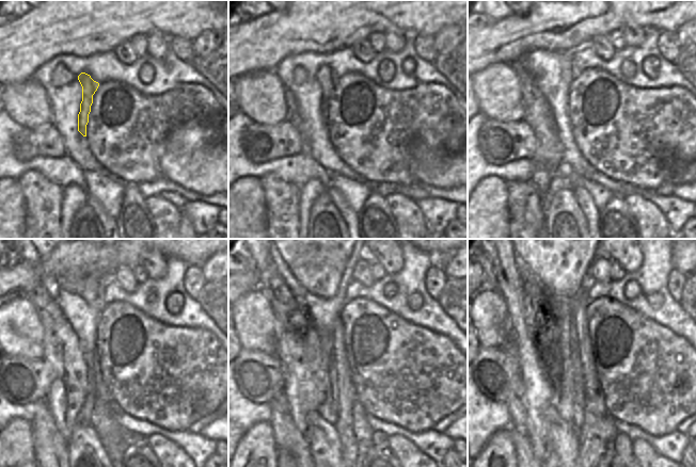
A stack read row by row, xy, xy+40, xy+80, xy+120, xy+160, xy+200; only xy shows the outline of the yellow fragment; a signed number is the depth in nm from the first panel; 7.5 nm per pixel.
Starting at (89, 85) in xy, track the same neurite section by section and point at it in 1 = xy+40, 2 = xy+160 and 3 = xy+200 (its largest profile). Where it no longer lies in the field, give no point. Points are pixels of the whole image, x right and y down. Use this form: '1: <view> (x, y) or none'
1: xy+40 (325, 74)
2: xy+160 (317, 260)
3: xy+200 (557, 260)

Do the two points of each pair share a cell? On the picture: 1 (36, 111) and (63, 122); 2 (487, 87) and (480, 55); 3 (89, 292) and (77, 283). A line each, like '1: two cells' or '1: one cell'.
1: two cells
2: two cells
3: one cell

